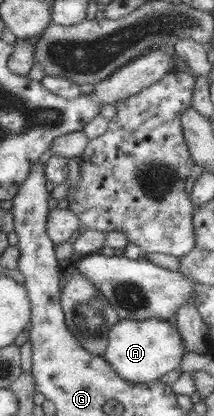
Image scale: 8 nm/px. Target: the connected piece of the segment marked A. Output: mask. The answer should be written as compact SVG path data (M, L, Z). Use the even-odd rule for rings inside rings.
M153 318L144 320L119 319L107 330L107 345L104 349L104 361L129 382L146 383L158 380L172 369L178 370L184 355L180 335L176 327L167 321Z

